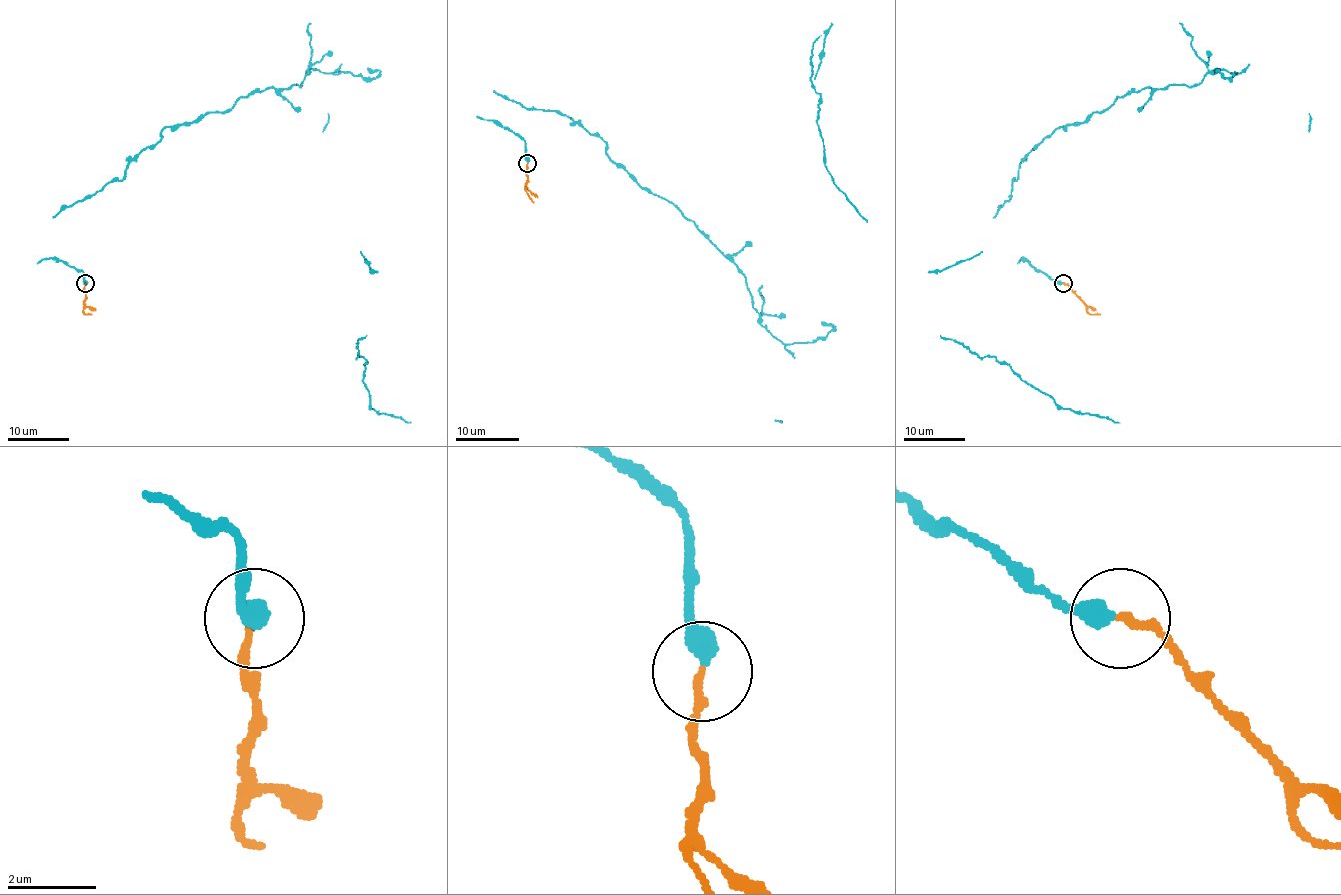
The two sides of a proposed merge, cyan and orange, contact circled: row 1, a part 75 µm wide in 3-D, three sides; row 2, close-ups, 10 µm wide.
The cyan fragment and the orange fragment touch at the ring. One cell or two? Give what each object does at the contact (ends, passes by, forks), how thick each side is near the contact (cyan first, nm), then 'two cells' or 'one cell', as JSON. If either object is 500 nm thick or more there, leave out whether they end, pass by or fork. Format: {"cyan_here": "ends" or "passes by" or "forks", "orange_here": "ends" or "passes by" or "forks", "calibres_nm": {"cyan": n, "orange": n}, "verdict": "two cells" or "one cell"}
{"cyan_here": "ends", "orange_here": "ends", "calibres_nm": {"cyan": 440, "orange": 180}, "verdict": "one cell"}

